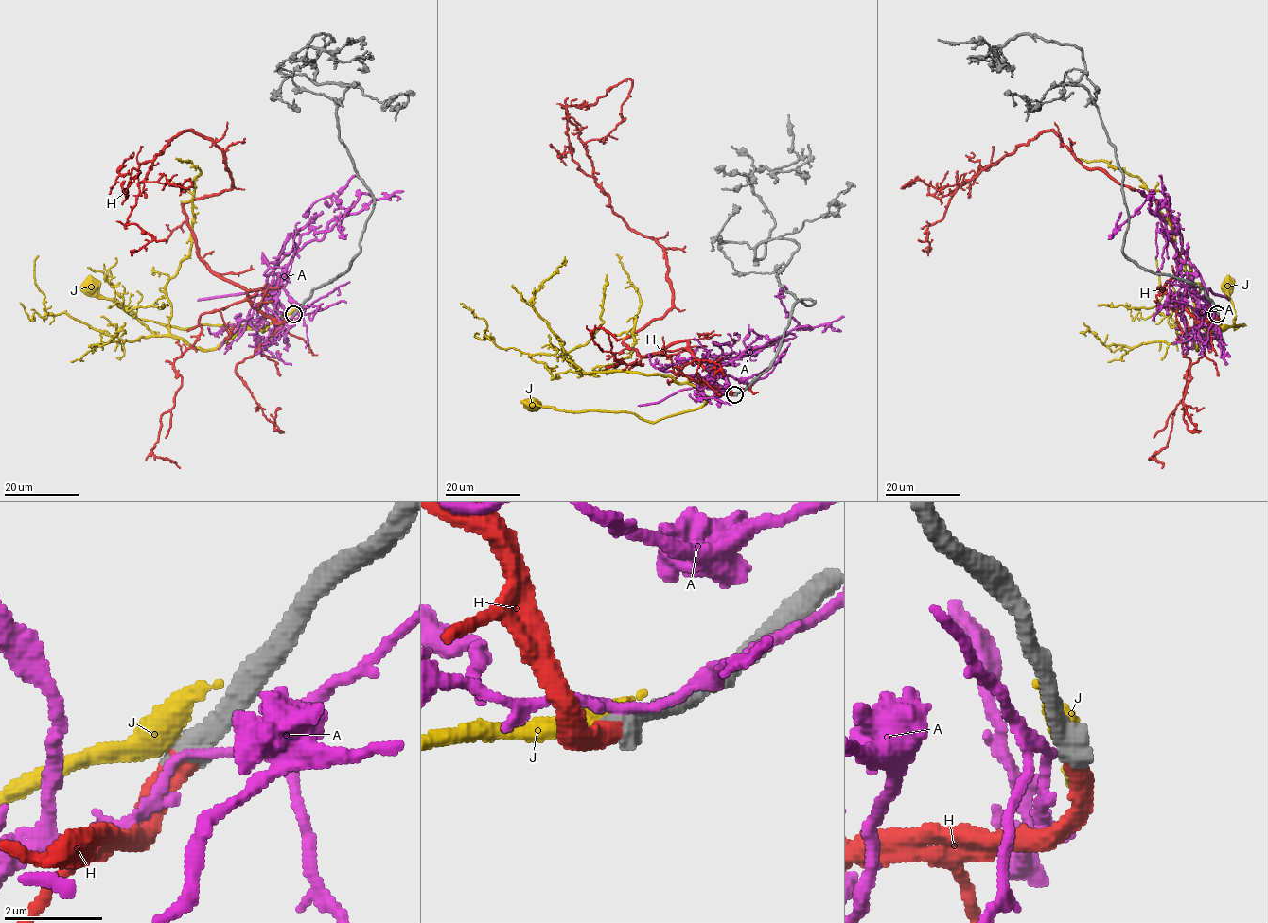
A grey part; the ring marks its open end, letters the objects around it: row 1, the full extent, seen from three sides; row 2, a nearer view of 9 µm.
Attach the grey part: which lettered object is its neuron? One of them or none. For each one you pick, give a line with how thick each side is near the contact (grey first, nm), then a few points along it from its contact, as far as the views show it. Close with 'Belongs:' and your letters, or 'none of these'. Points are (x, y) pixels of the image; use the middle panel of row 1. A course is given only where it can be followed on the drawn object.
H: calibres 600 and 460 nm; course (734, 393), (685, 340), (625, 343), (671, 307), (665, 251), (595, 182), (576, 99)
Belongs: H

